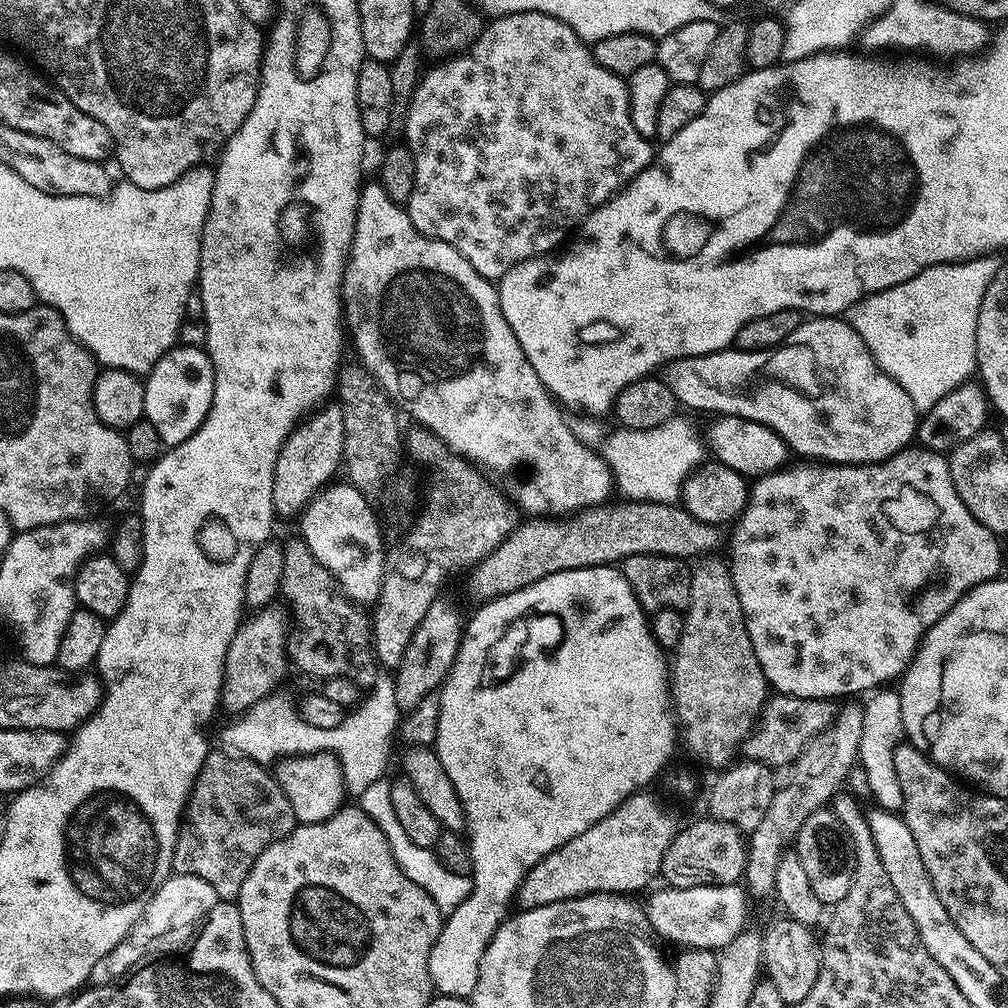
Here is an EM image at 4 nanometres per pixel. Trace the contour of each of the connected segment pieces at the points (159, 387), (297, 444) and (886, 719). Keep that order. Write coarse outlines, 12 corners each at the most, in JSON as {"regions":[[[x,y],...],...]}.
{"regions":[[[181,343],[147,373],[144,419],[166,446],[202,426],[212,359]],[[343,410],[301,420],[278,454],[277,517],[299,517],[341,471]],[[899,691],[863,701],[858,757],[879,807],[899,813],[894,750],[904,736]]]}

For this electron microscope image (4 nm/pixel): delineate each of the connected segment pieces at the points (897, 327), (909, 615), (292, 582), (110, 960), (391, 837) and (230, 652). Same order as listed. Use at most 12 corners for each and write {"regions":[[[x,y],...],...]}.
{"regions":[[[995,255],[853,304],[878,366],[928,412],[977,371]],[[947,459],[796,462],[732,532],[779,695],[903,677],[1000,544]],[[302,538],[284,544],[290,658],[375,687],[369,617]],[[173,874],[88,975],[115,984],[176,954],[218,902],[214,886]],[[392,780],[366,786],[358,807],[380,827],[406,878],[458,910],[472,877],[446,870],[433,849],[414,846],[398,826]],[[253,611],[226,650],[220,704],[243,714],[290,669],[284,612]]]}

